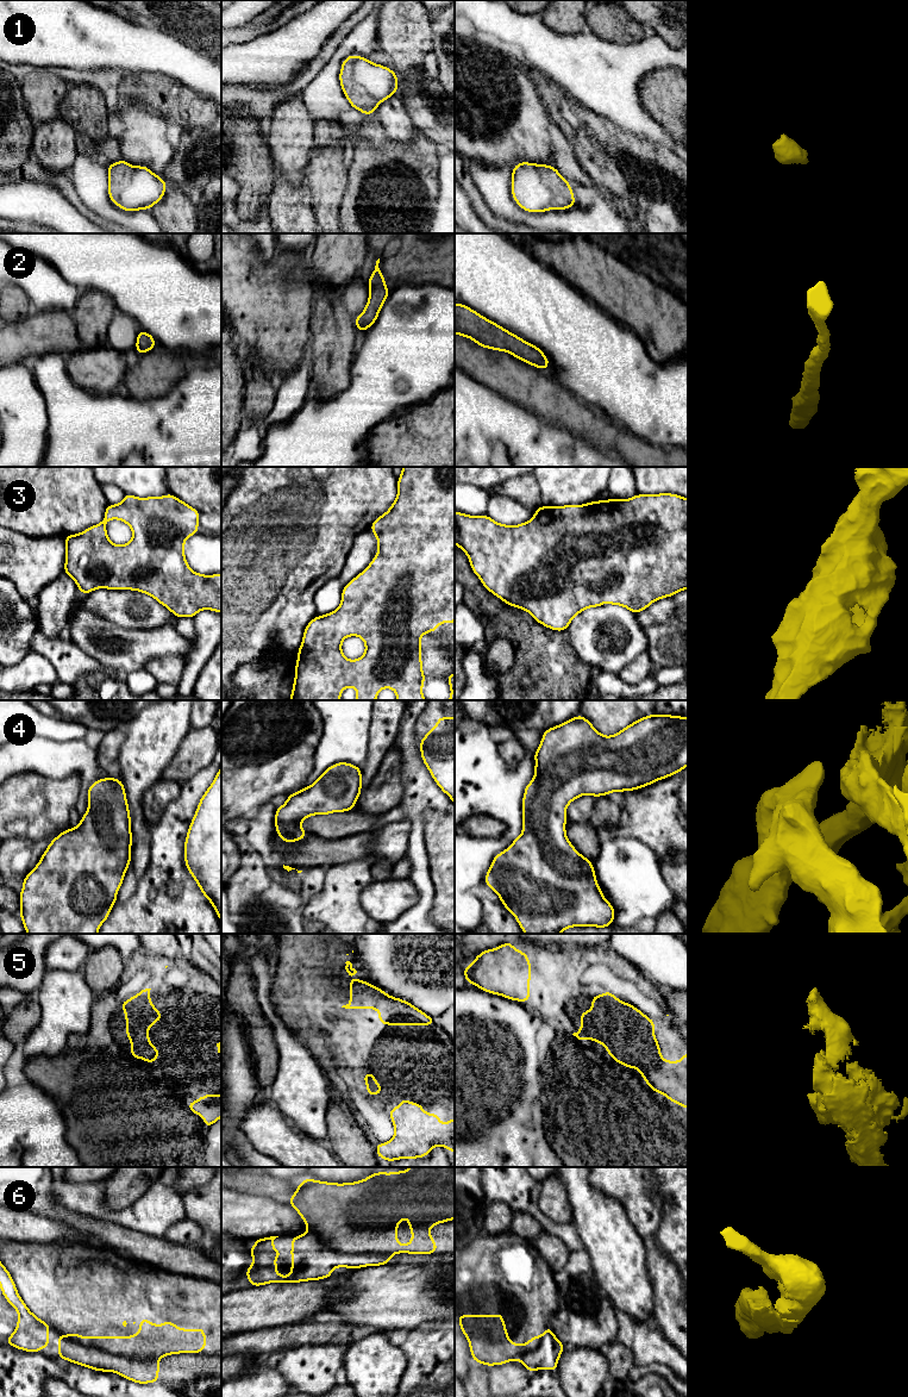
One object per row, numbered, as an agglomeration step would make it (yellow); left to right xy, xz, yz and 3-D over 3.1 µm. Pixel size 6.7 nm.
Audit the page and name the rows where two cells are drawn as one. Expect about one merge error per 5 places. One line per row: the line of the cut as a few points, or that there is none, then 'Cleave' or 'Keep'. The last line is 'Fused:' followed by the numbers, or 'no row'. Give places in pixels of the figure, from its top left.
1: No split. Keep
2: No split. Keep
3: No split. Keep
4: No split. Keep
5: No split. Keep
6: Split along xy (68, 1335), (86, 1345), (113, 1353), (156, 1359). Cleave
Fused: 6

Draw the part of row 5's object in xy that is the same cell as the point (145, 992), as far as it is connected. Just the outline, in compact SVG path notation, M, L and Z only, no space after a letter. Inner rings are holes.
M145 988L130 999L123 1002L121 1009L126 1018L126 1036L131 1041L131 1056L144 1059L154 1064L159 1058L159 1050L150 1043L146 1031L157 1021L162 1021L162 1012L155 1009L150 997L150 990Z

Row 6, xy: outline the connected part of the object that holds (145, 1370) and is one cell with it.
M58 1334L58 1358L94 1371L115 1372L138 1384L158 1383L159 1361L155 1358L130 1358L86 1346Z

